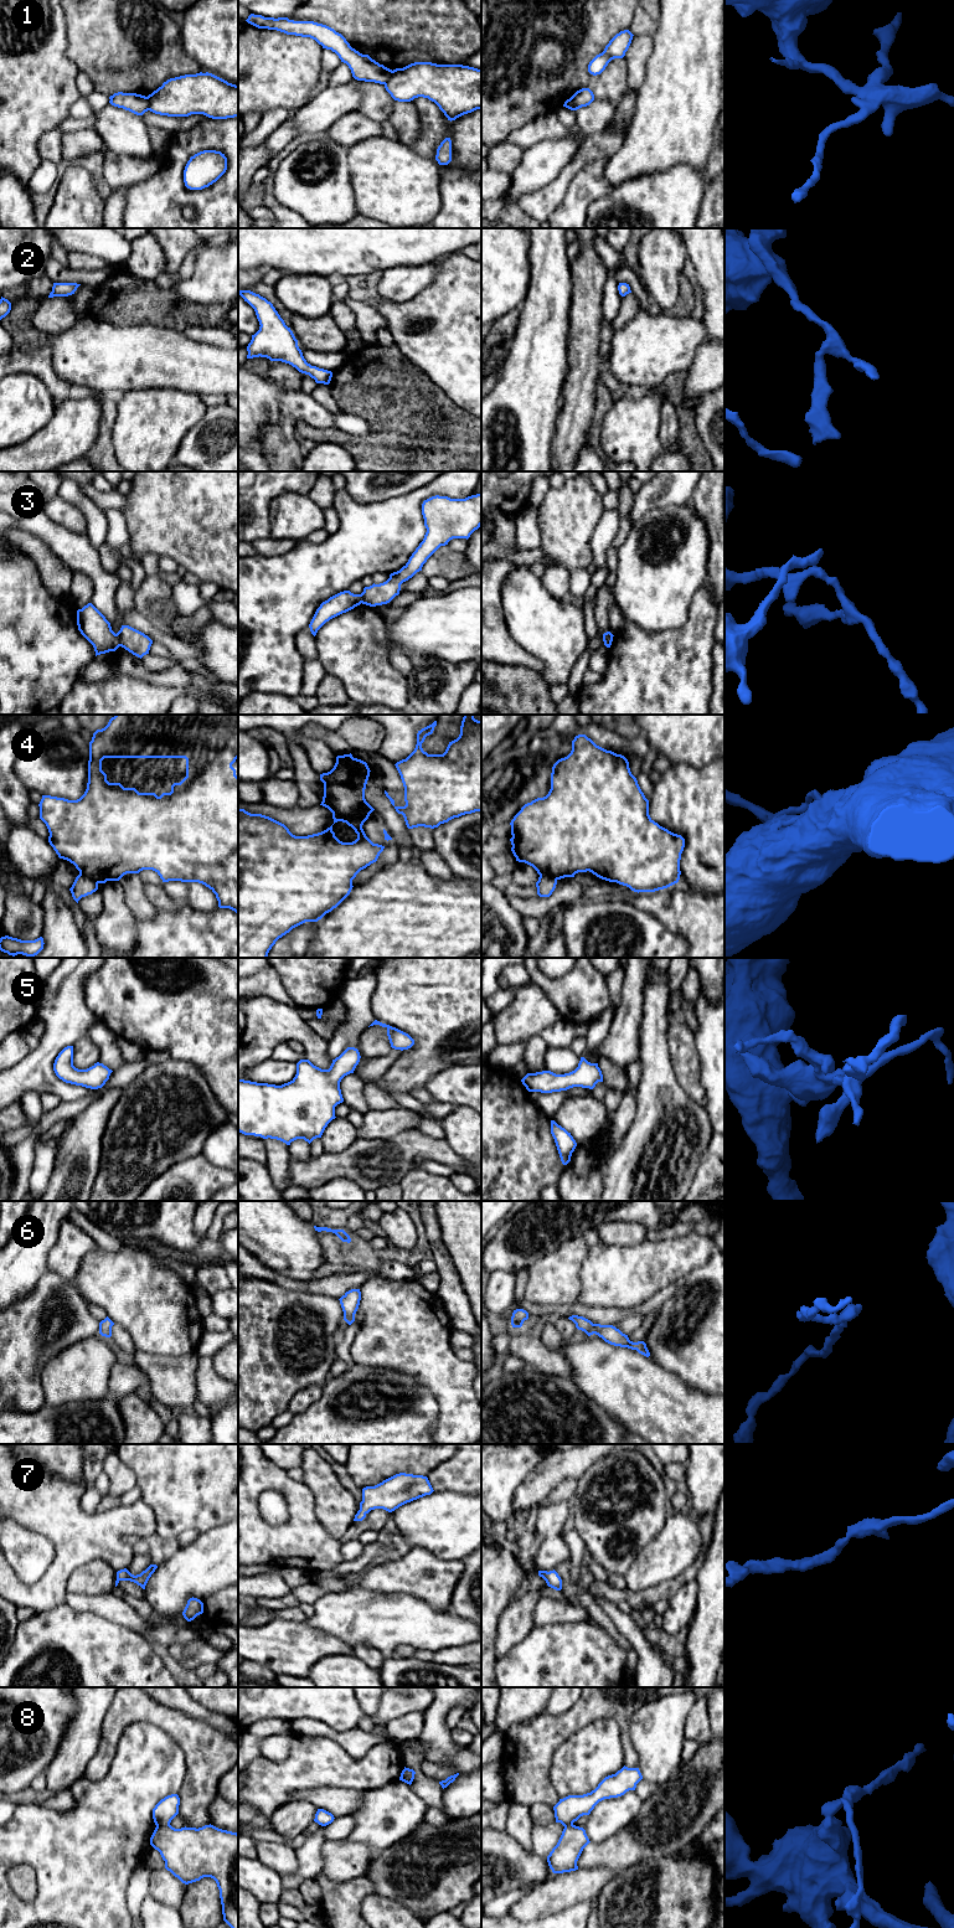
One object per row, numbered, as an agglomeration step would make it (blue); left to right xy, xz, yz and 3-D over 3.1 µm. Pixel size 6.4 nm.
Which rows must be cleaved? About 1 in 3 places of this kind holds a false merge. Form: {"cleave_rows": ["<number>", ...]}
{"cleave_rows": ["1", "3", "4", "8"]}

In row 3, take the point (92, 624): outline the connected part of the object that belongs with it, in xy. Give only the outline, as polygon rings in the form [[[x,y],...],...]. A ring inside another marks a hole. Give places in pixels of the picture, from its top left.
[[[92,603],[77,610],[77,625],[81,634],[93,645],[96,656],[119,648],[110,623]]]

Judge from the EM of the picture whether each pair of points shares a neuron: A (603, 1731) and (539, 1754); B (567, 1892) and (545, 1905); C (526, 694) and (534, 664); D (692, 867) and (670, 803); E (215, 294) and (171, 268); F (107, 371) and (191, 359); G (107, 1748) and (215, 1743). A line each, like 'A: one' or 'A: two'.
A: two
B: one
C: two
D: one
E: one
F: one
G: one

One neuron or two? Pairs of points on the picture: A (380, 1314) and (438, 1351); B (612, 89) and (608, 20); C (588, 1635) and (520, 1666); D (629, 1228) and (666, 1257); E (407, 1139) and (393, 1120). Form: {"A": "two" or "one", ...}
{"A": "one", "B": "one", "C": "one", "D": "two", "E": "two"}

